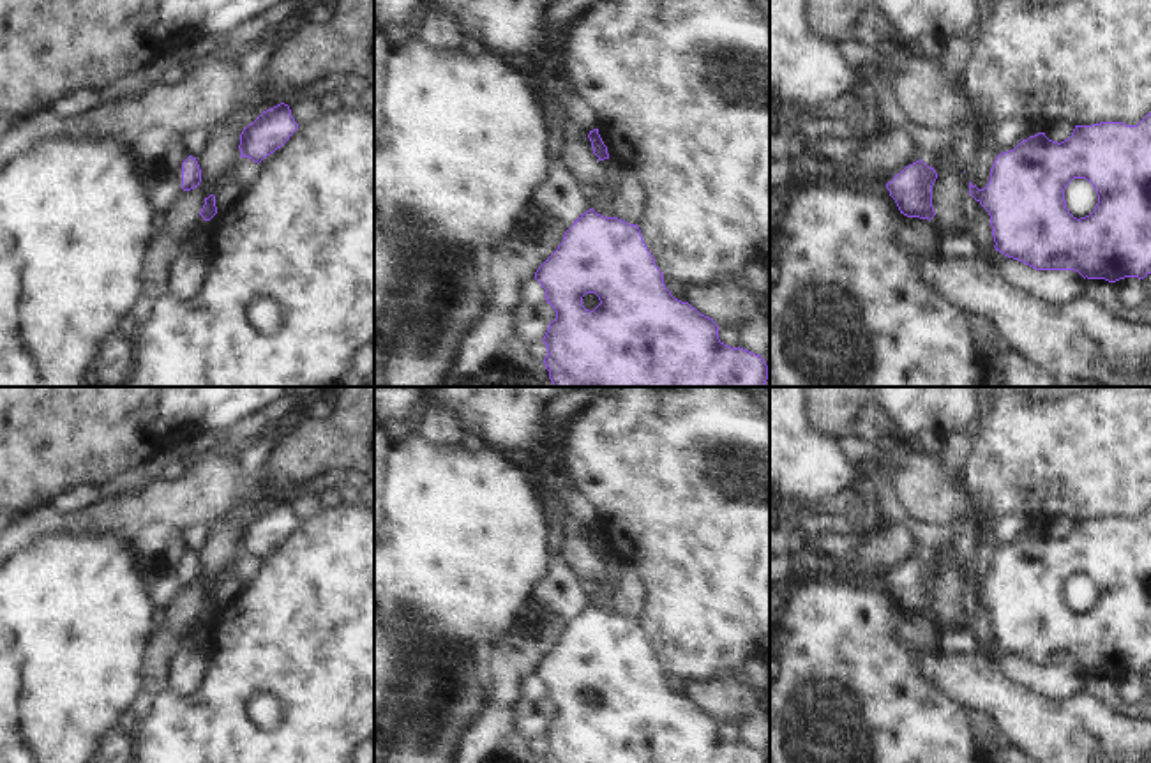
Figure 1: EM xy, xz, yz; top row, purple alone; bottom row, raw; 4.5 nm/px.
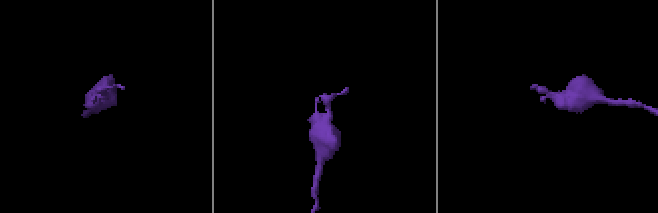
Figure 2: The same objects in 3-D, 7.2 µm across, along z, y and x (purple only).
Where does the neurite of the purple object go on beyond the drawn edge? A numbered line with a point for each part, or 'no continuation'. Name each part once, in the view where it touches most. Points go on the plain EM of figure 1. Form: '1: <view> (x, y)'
no continuation.

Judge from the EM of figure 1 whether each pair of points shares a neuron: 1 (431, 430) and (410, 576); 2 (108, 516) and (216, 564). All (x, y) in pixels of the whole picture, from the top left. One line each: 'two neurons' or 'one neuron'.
1: two neurons
2: two neurons

